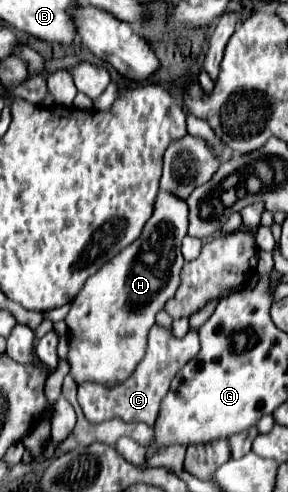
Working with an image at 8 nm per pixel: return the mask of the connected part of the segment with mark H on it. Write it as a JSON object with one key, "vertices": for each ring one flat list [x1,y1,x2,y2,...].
{"vertices":[[160,191,152,219,144,225,140,239,104,263,104,267,88,277,84,287,76,293,64,321,70,333,70,375,78,385,92,381,104,387,114,387,134,373,144,357,146,335,154,325,156,313,164,309,166,301,172,299,180,287,180,271,184,265,180,245,186,227,186,201]]}

